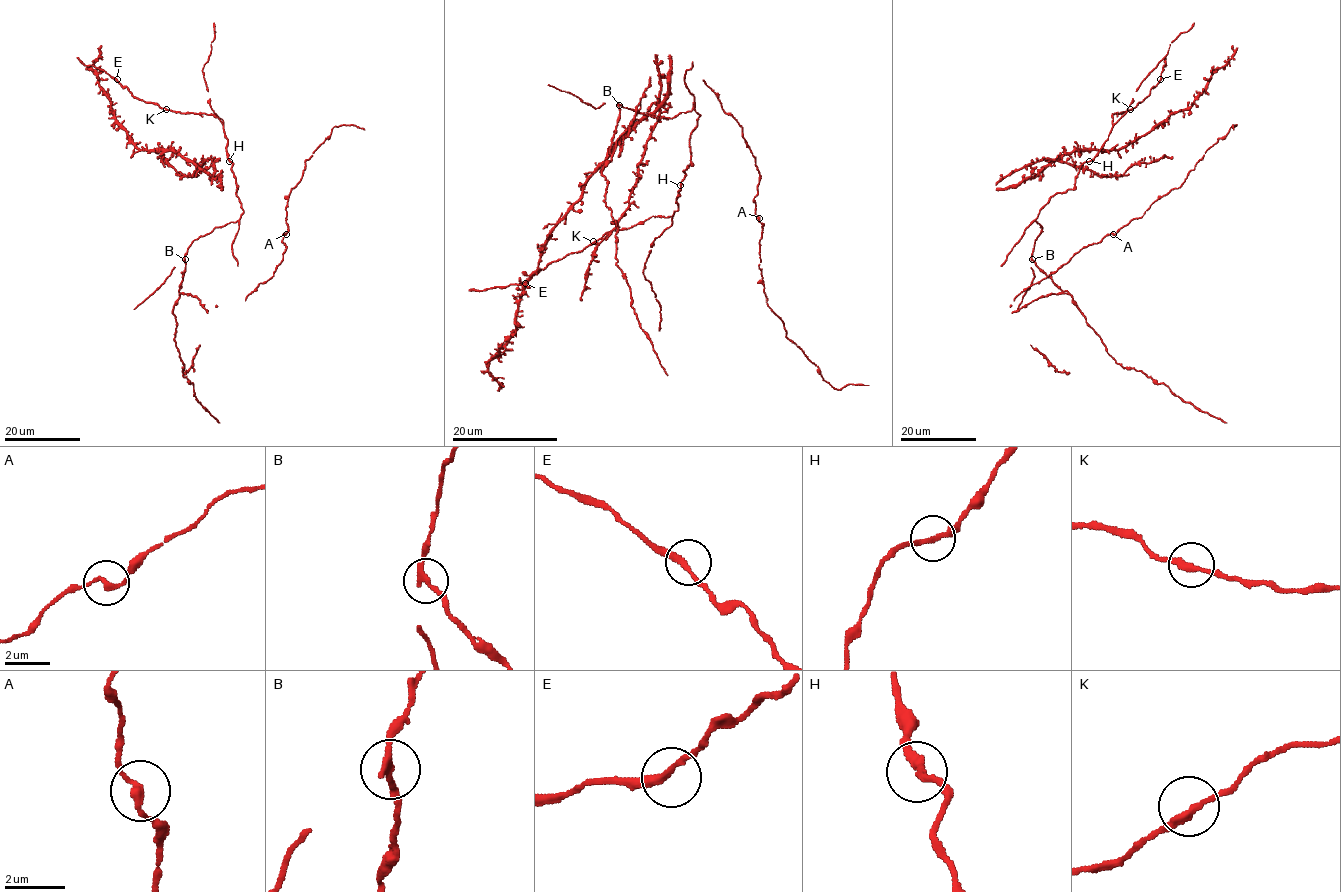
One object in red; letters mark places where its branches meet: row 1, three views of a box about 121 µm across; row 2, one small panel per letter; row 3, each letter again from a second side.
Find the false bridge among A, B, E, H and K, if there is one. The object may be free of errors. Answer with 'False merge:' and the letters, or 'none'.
False merge: B

